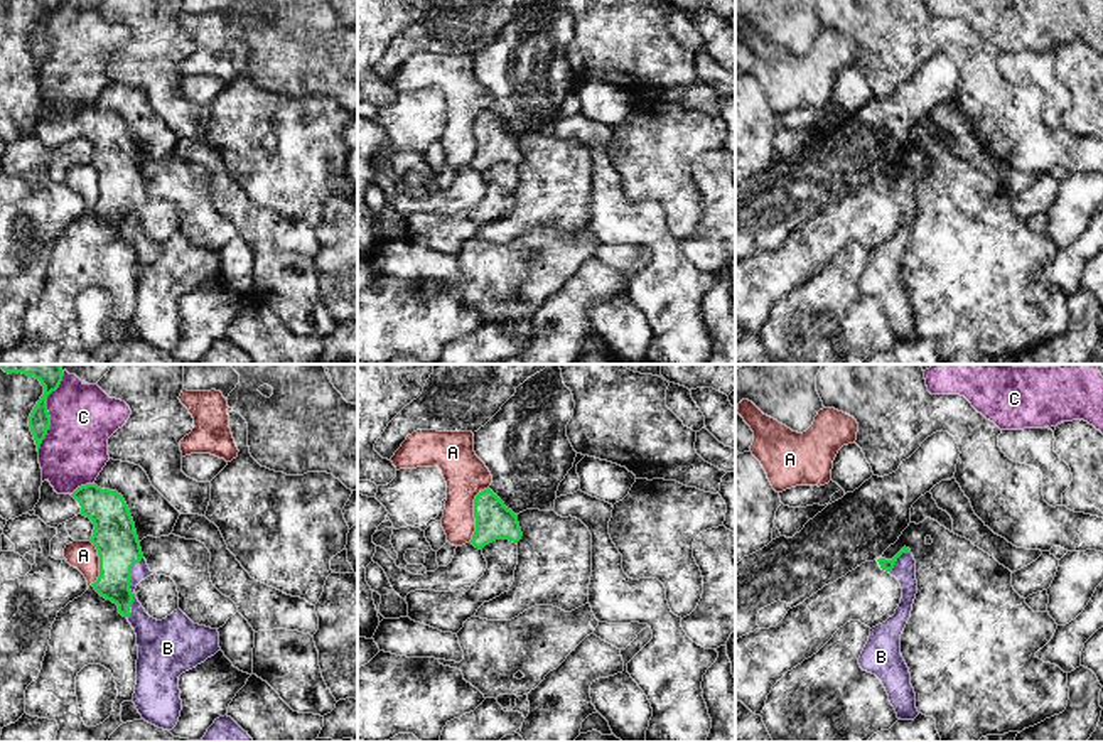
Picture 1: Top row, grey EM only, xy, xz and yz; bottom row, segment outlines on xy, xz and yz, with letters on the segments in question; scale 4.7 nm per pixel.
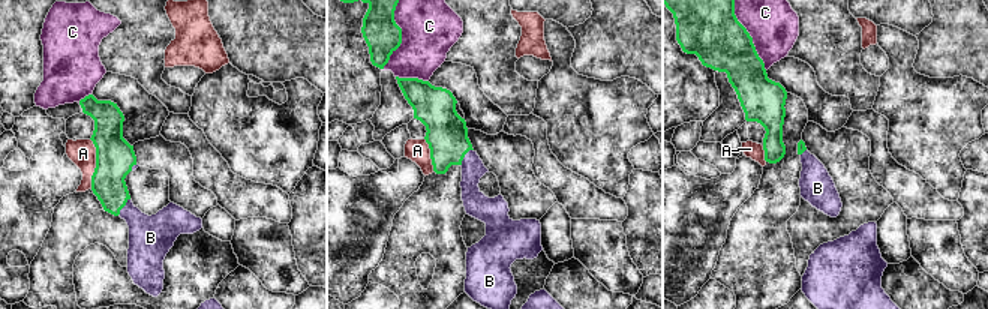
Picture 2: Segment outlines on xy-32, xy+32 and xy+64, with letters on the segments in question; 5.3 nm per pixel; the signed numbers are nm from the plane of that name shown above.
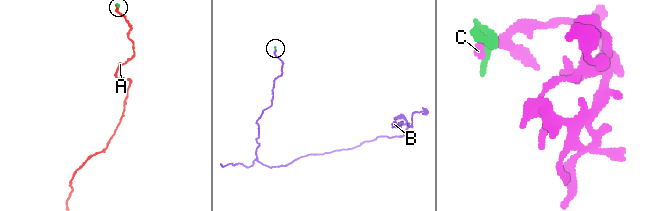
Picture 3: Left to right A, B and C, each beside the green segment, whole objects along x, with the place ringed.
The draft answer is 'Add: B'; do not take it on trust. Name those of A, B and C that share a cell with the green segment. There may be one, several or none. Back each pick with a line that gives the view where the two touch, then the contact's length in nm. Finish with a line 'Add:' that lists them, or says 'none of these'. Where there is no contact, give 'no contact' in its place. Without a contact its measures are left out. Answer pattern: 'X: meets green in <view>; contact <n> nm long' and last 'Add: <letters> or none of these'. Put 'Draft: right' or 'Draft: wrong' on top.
Draft: right
B: meets green in xy; contact 300 nm long
Add: B

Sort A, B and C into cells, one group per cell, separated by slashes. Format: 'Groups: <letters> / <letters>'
Groups: A / B / C

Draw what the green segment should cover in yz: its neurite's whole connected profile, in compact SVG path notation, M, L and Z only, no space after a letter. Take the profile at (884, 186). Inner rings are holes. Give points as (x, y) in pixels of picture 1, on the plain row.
M904 169L892 182L879 180L877 184L882 192L899 202L902 221L892 239L870 251L858 287L882 304L897 341L914 342L919 334L911 295L901 277L901 256L911 239L917 216L916 182L911 172Z

